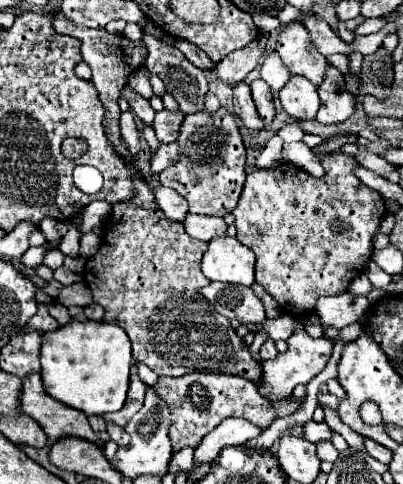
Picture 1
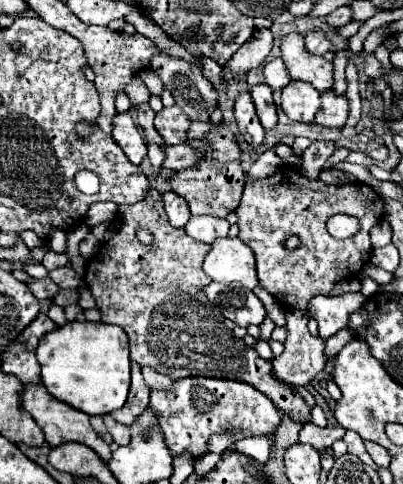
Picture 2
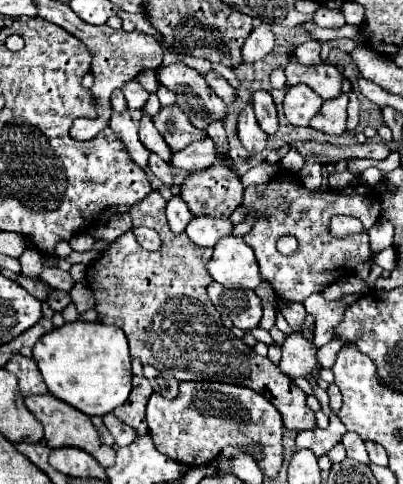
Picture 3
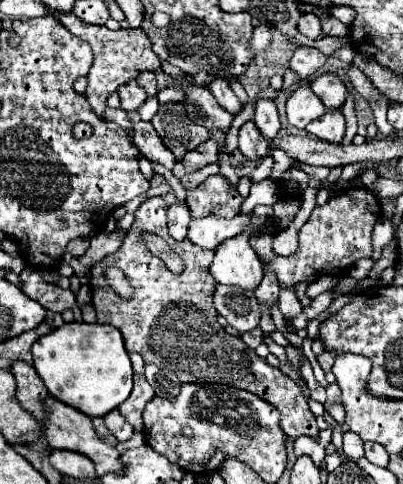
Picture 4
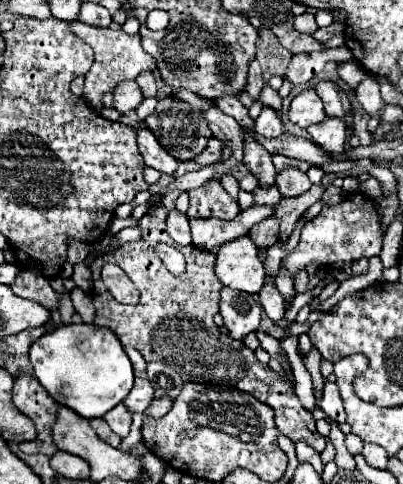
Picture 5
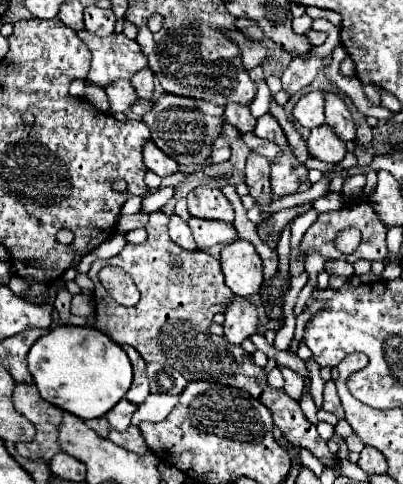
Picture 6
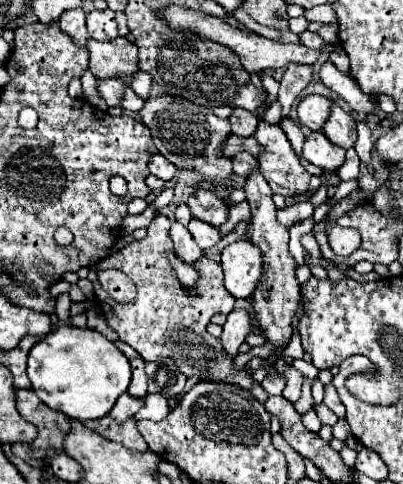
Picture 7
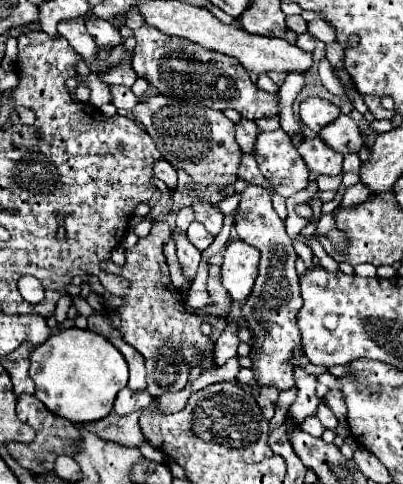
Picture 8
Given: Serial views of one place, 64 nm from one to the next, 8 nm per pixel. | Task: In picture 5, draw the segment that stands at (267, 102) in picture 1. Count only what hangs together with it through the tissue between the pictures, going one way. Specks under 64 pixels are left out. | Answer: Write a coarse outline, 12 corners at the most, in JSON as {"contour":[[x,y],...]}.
{"contour":[[264,106],[254,132],[278,138],[284,132],[278,114]]}

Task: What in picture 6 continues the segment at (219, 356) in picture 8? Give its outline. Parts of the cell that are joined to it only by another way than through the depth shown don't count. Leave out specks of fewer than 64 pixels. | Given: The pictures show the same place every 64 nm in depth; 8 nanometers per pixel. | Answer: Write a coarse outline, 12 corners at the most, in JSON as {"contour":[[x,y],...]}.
{"contour":[[234,296],[224,316],[224,338],[242,344],[258,328],[258,310]]}

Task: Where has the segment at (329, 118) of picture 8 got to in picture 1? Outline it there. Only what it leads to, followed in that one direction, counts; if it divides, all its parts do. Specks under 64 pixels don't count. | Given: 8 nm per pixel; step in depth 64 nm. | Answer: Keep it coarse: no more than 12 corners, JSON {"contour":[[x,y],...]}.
{"contour":[[292,76],[280,90],[288,116],[312,120],[320,108],[318,88]]}

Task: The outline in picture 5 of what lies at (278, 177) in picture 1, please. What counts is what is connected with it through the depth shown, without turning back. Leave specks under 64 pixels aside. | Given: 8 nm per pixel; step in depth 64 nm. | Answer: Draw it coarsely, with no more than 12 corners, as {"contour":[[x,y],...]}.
{"contour":[[350,194],[302,228],[296,274],[382,252],[372,200]]}

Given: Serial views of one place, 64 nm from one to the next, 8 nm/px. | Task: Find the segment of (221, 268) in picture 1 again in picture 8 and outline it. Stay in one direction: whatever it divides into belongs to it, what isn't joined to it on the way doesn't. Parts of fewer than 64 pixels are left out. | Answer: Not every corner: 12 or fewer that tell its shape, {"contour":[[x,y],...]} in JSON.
{"contour":[[242,240],[226,246],[220,282],[244,302],[260,252]]}

